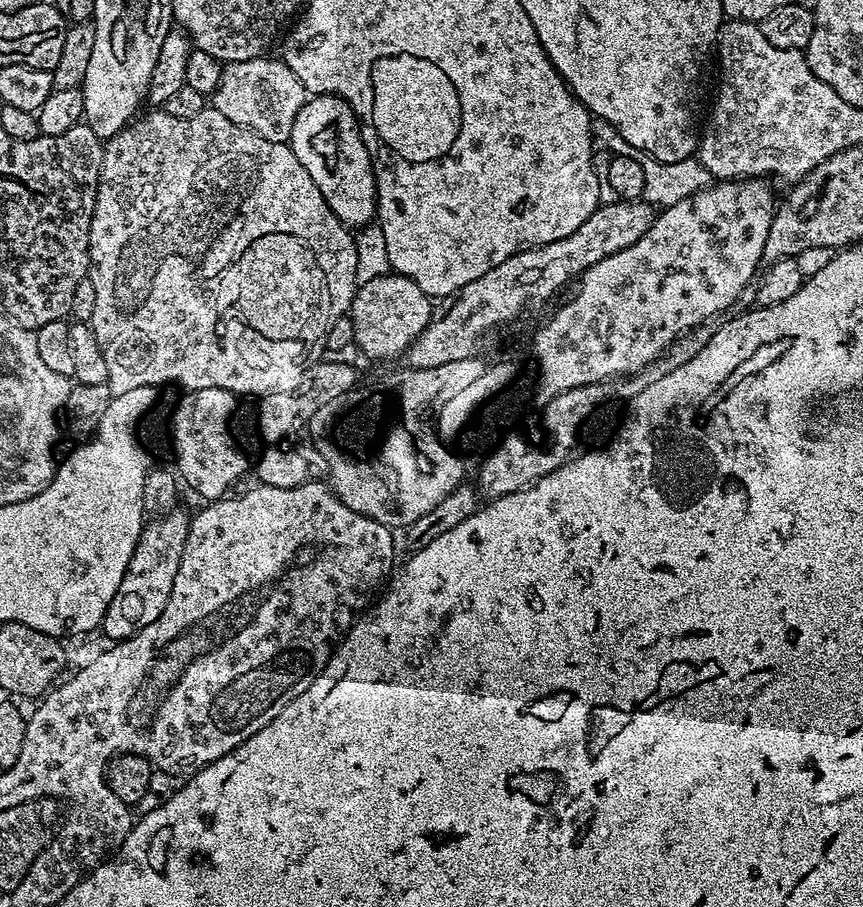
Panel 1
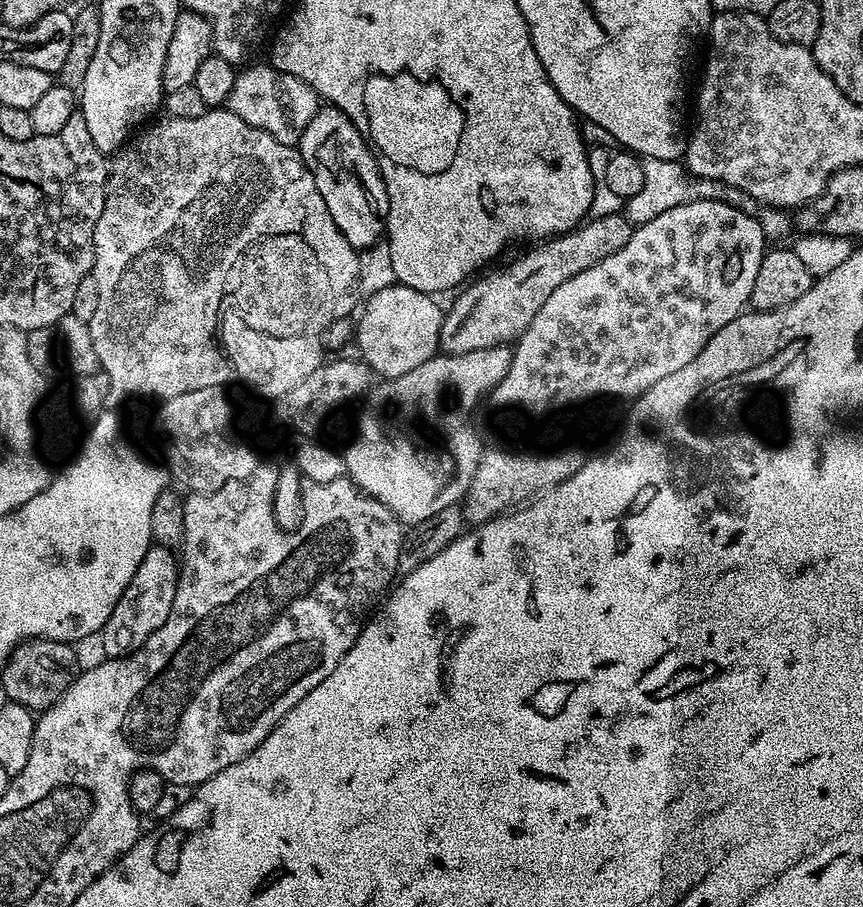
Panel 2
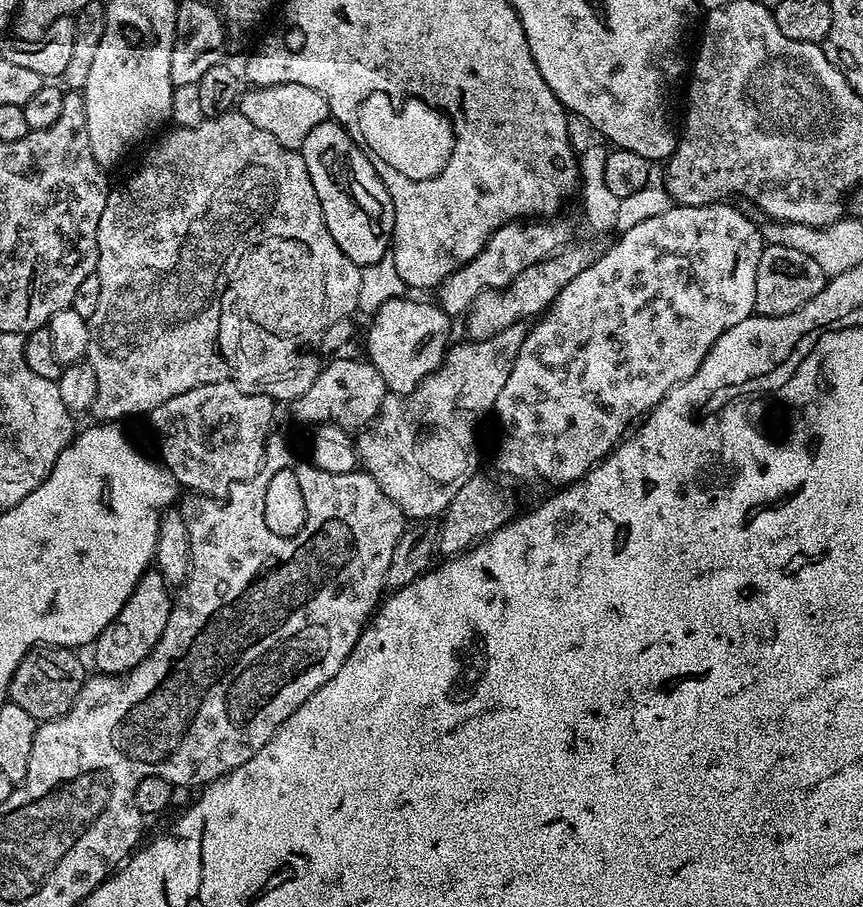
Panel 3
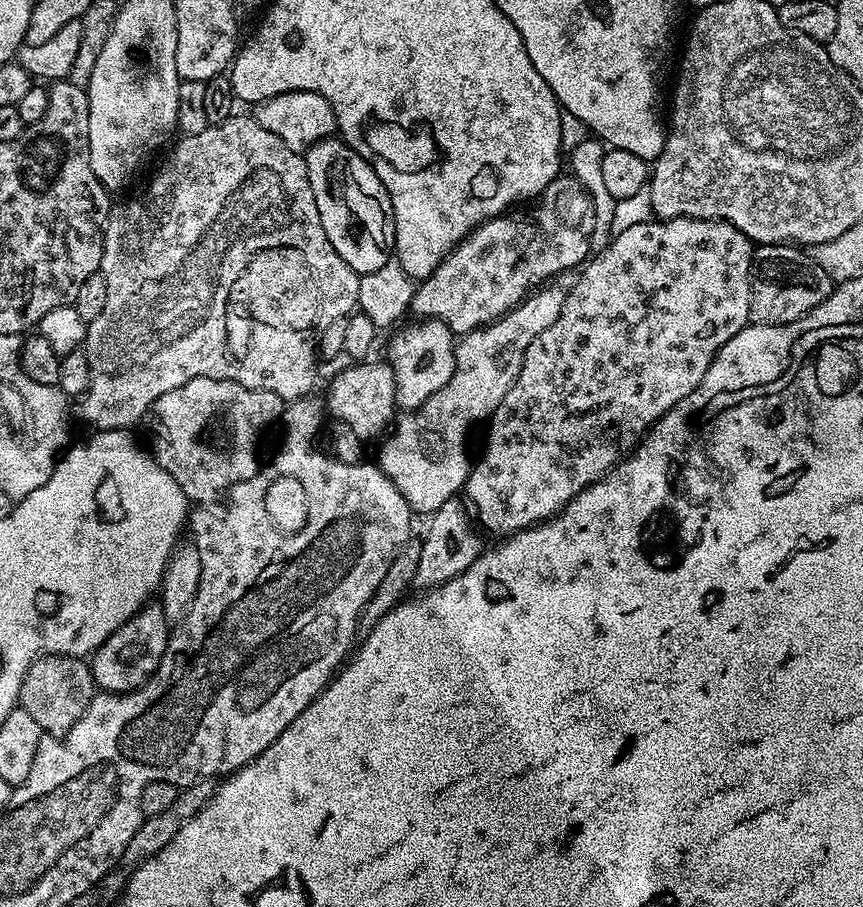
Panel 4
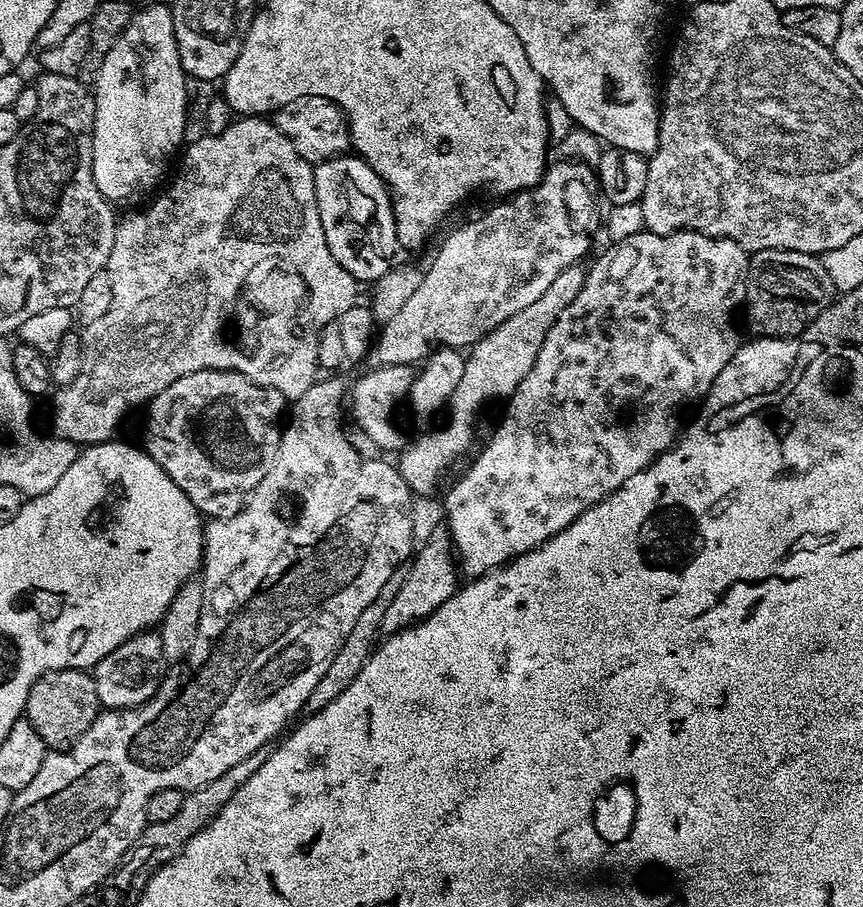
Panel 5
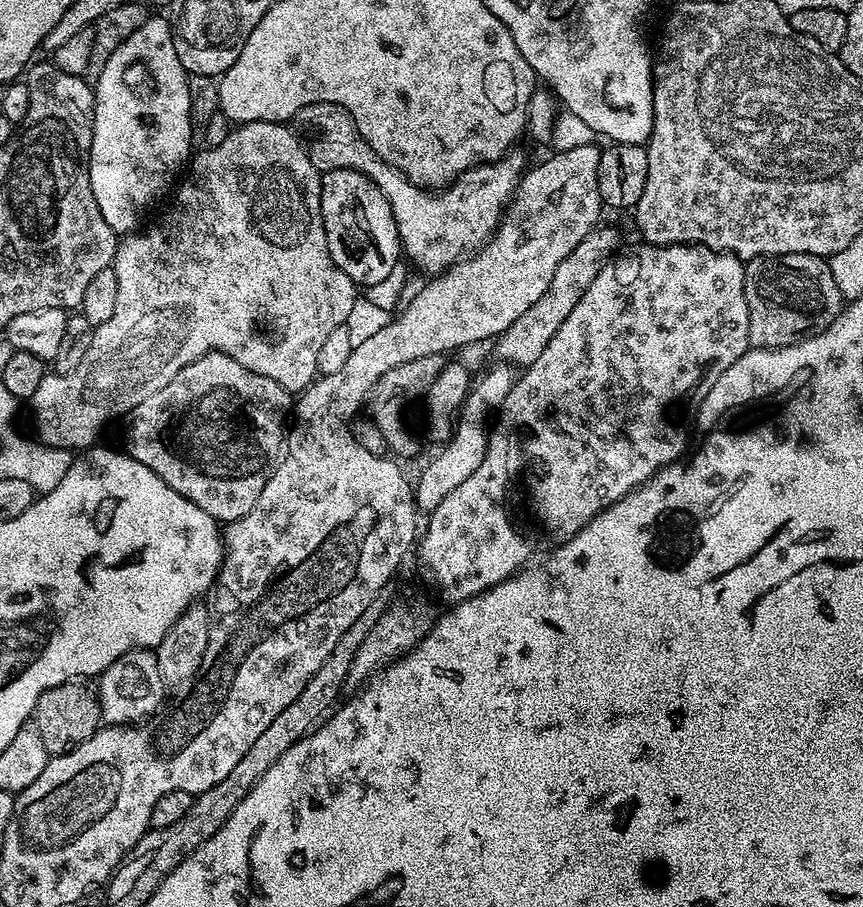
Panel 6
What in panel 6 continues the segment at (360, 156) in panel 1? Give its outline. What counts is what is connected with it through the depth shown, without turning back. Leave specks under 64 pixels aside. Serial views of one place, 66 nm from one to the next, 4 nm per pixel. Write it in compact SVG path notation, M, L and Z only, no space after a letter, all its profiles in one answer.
M330 170L320 178L320 205L326 242L336 265L357 286L381 282L394 264L402 260L400 235L390 210L390 202L361 172Z

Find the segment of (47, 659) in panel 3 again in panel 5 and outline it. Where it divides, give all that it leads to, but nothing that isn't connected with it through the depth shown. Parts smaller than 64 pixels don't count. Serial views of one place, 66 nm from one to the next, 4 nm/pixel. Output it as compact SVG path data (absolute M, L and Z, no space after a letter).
M63 668L37 678L26 698L24 716L34 726L34 730L38 730L45 749L67 750L75 740L82 738L82 734L86 734L86 730L90 730L94 718L100 715L101 711L98 689L94 687L91 671L83 668Z

